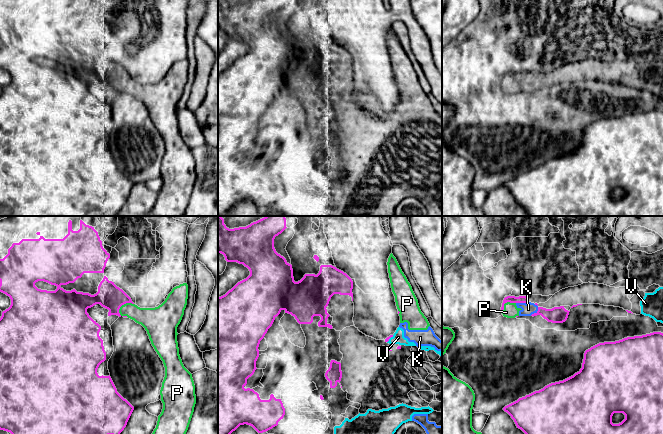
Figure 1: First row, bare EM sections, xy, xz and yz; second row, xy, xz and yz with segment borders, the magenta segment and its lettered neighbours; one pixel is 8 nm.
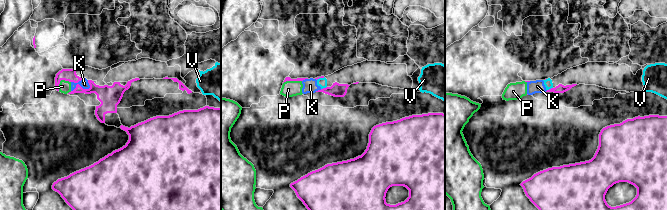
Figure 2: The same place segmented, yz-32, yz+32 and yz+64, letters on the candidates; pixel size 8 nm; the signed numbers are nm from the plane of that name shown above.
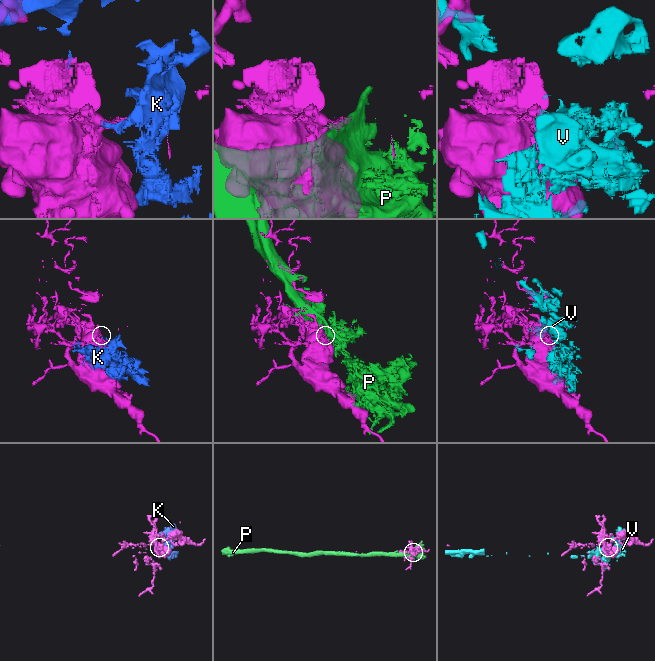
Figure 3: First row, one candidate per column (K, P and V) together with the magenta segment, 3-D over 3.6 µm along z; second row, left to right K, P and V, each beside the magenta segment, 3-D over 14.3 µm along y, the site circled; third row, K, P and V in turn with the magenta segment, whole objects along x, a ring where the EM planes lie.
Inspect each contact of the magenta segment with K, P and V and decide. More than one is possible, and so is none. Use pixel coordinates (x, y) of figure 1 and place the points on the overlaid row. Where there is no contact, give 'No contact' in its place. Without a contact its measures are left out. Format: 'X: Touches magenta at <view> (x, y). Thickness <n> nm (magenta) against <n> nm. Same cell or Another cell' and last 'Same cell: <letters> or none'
K: Touches magenta at yz (537, 311). Thickness 130 nm (magenta) against 100 nm. Another cell
P: Touches magenta at xy (123, 304). Thickness 200 nm (magenta) against 180 nm. Another cell
V: Touches magenta at xz (389, 338). Thickness 30 nm (magenta) against 100 nm. Another cell
Same cell: none

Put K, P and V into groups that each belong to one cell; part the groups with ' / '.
K P V

